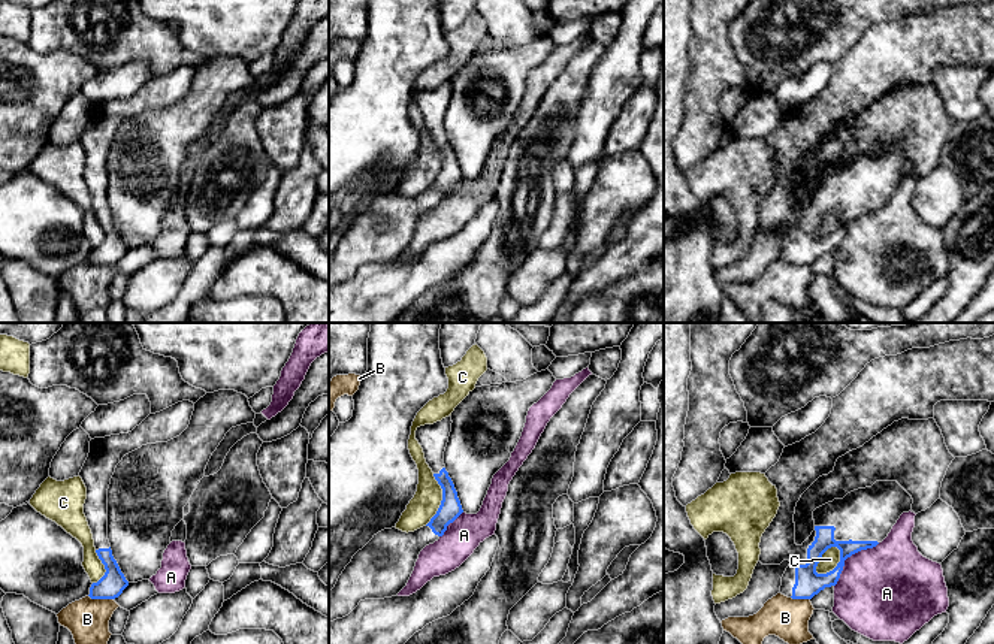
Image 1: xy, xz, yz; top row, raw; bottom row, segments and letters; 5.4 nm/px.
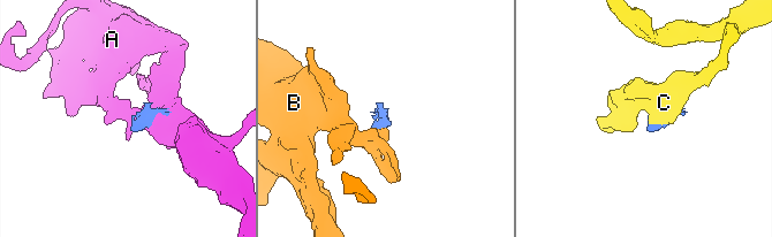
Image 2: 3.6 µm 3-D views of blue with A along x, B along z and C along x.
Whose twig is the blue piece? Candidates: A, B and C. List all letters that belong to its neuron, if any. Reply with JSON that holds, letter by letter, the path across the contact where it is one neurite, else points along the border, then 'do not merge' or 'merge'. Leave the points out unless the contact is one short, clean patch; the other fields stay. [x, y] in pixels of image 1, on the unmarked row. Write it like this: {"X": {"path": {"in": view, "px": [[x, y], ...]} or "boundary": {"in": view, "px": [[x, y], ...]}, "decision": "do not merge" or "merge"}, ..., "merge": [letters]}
{"A": {"boundary": {"in": "yz", "px": [[879, 208], [852, 218], [845, 226], [834, 251]]}, "decision": "do not merge"}, "B": {"boundary": {"in": "xy", "px": [[88, 260], [91, 263], [112, 265]]}, "decision": "do not merge"}, "C": {"decision": "do not merge"}, "merge": []}

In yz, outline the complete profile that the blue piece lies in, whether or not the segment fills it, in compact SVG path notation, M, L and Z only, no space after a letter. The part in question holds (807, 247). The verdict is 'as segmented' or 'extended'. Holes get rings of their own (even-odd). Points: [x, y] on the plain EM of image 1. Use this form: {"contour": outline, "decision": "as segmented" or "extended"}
{"contour": "M994 0L984 4L967 3L949 6L930 13L912 13L897 21L885 21L871 25L839 61L833 63L831 79L825 88L815 99L783 114L779 127L765 137L768 146L777 154L780 172L776 182L762 199L759 208L759 227L762 230L780 230L783 226L791 227L782 242L782 260L792 264L812 264L825 253L836 251L843 236L845 226L861 215L873 214L882 208L900 181L912 176L913 169L912 161L897 146L876 146L871 152L853 155L843 164L834 164L833 167L816 173L813 176L815 196L801 211L797 211L794 179L801 160L819 142L833 137L839 123L862 112L894 87L901 84L934 84L934 70L940 66L994 67ZM831 212L837 212L840 215L840 227L833 236L818 239L816 232L822 220Z", "decision": "extended"}

